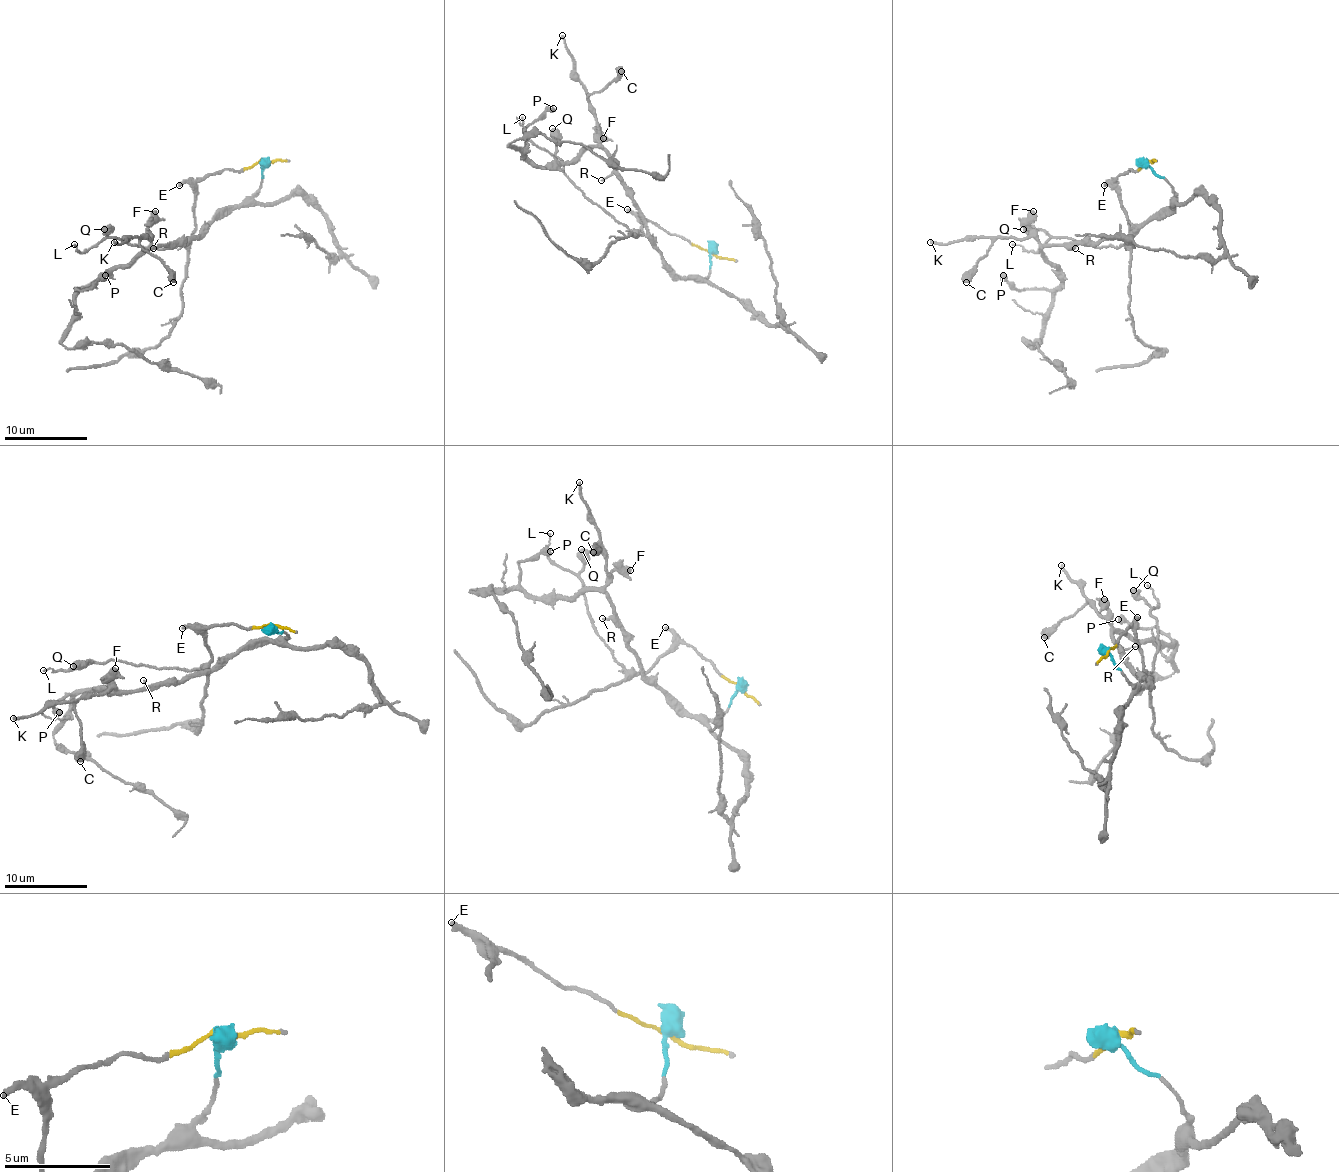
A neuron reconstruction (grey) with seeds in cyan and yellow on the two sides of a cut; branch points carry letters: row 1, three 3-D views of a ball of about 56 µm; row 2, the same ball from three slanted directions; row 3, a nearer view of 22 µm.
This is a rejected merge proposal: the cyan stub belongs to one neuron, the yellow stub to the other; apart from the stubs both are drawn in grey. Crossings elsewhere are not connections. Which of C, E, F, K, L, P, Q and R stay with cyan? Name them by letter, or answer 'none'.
C, F, K, P, R

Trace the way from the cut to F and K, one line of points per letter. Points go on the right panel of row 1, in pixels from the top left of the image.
F: (1147, 161), (1169, 185), (1174, 204), (1124, 237), (1041, 243), (1031, 229), (1029, 216), (1033, 210)
K: (1147, 161), (1169, 185), (1174, 204), (1124, 237), (1041, 243), (1033, 237), (967, 237), (946, 243), (930, 241)

